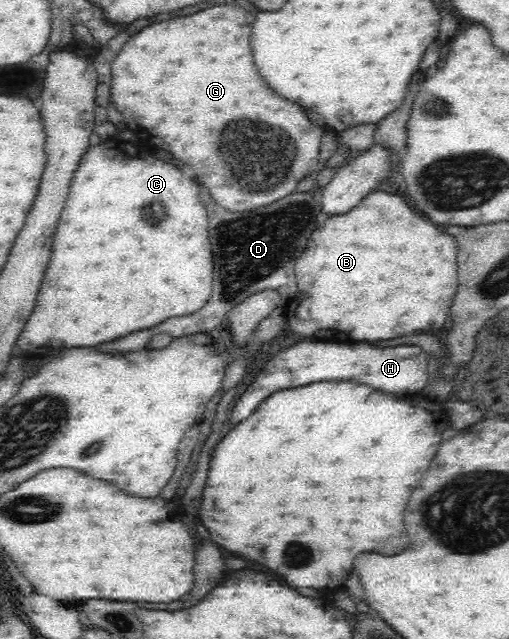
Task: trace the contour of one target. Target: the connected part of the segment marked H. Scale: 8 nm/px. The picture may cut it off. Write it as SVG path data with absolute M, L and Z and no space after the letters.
M293 343L271 358L248 385L234 406L229 423L235 427L245 421L269 396L286 389L303 387L317 382L357 382L369 385L386 395L402 397L421 391L427 385L427 361L423 348L413 344L399 347L373 347L367 343L335 345L335 343Z

